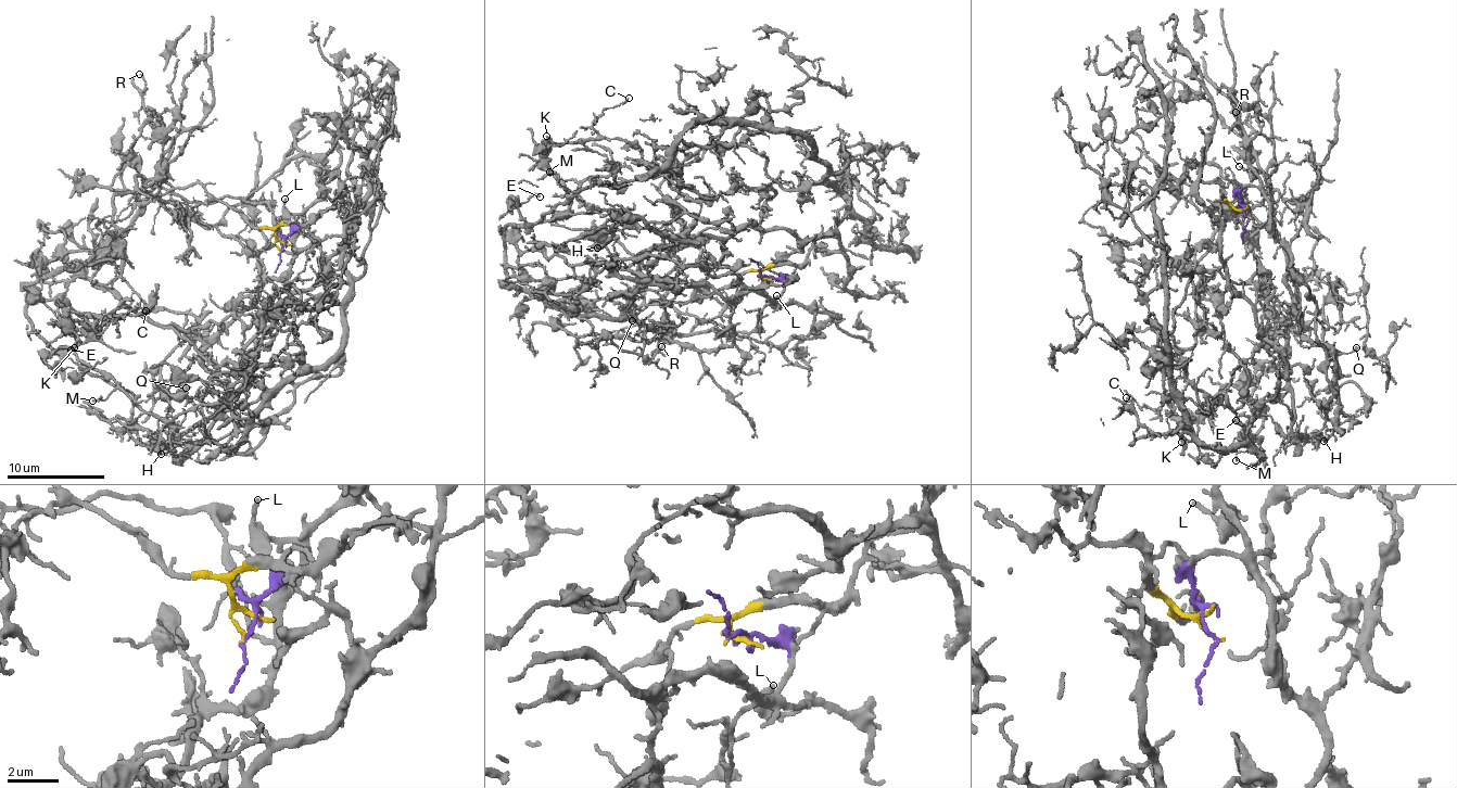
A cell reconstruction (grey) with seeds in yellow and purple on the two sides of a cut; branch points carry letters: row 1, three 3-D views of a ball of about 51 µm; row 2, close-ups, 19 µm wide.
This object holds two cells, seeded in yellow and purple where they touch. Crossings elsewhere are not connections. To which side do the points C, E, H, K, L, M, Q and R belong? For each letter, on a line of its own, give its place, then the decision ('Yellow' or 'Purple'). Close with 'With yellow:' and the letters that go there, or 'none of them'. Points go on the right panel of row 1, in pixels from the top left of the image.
C: Place: (1126, 397). Yellow
E: Place: (1236, 420). Yellow
H: Place: (1324, 441). Purple
K: Place: (1181, 442). Yellow
L: Place: (1239, 166). Purple
M: Place: (1236, 460). Yellow
Q: Place: (1356, 347). Purple
R: Place: (1236, 112). Yellow
With yellow: C, E, K, M, R

